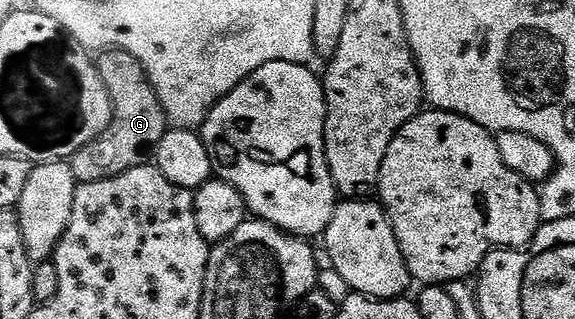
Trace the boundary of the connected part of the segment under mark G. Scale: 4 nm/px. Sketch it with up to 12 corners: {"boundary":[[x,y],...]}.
{"boundary":[[135,55],[95,64],[113,118],[68,160],[82,185],[146,164],[167,132]]}

